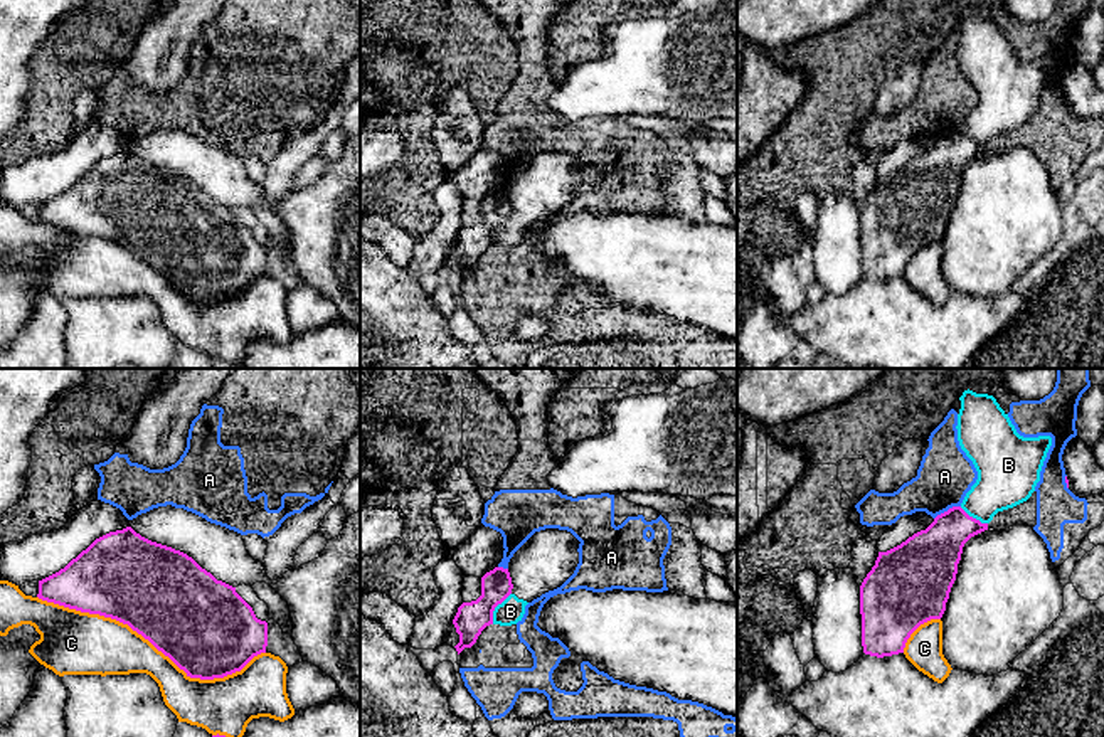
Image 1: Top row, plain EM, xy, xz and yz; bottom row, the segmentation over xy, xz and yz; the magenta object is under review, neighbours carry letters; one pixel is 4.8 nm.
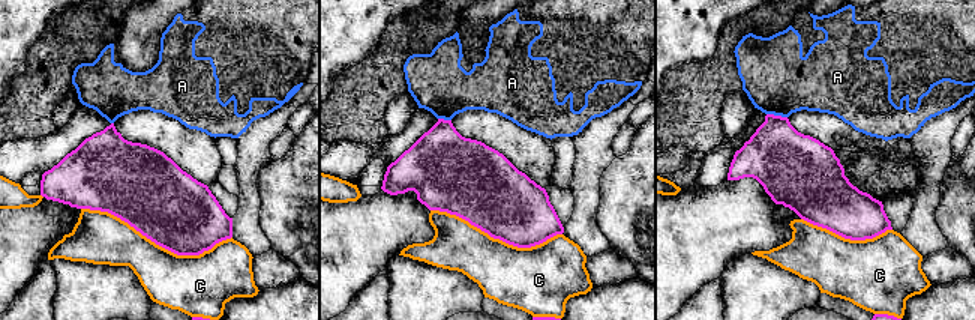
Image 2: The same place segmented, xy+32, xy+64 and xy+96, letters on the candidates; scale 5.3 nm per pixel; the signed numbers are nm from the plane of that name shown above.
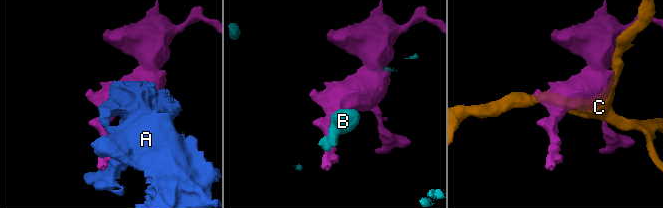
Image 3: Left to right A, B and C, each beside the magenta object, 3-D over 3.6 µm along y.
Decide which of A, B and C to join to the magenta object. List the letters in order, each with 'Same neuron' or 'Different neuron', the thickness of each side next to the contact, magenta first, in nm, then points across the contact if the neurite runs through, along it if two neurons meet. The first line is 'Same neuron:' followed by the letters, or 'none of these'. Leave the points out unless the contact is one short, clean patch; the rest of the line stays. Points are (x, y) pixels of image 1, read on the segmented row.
Same neuron: none of these
A: Different neuron. Thickness 280 nm (magenta) against 260 nm
B: Different neuron. Thickness 160 nm (magenta) against 120 nm
C: Different neuron. Thickness 440 nm (magenta) against 280 nm

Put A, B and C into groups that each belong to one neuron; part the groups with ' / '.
A / B / C

